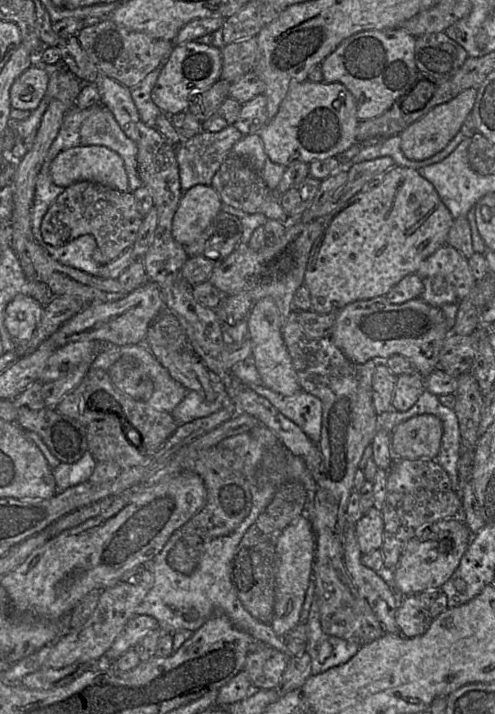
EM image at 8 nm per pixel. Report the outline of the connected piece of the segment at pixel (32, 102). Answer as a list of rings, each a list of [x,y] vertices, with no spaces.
[[[31,65],[10,88],[11,107],[20,110],[35,110],[47,91],[48,83],[48,72],[36,65]]]

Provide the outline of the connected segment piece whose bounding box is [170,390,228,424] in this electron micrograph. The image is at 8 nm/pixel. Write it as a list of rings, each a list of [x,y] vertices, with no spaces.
[[[190,390],[186,391],[181,402],[170,412],[170,414],[179,424],[185,424],[195,419],[206,417],[226,405],[228,405],[228,397],[224,390],[220,390],[220,392],[218,392],[218,397],[213,401],[207,401],[196,391]]]

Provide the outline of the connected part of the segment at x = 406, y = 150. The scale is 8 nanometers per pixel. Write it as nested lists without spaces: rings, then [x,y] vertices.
[[[465,89],[450,101],[435,106],[409,125],[399,134],[403,154],[410,160],[425,160],[441,151],[460,131],[467,115],[472,113],[476,95],[477,89]]]

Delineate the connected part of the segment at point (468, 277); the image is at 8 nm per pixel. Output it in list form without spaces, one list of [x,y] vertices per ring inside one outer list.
[[[449,244],[441,246],[427,257],[416,273],[424,285],[420,297],[436,307],[459,303],[476,283],[468,260]]]

